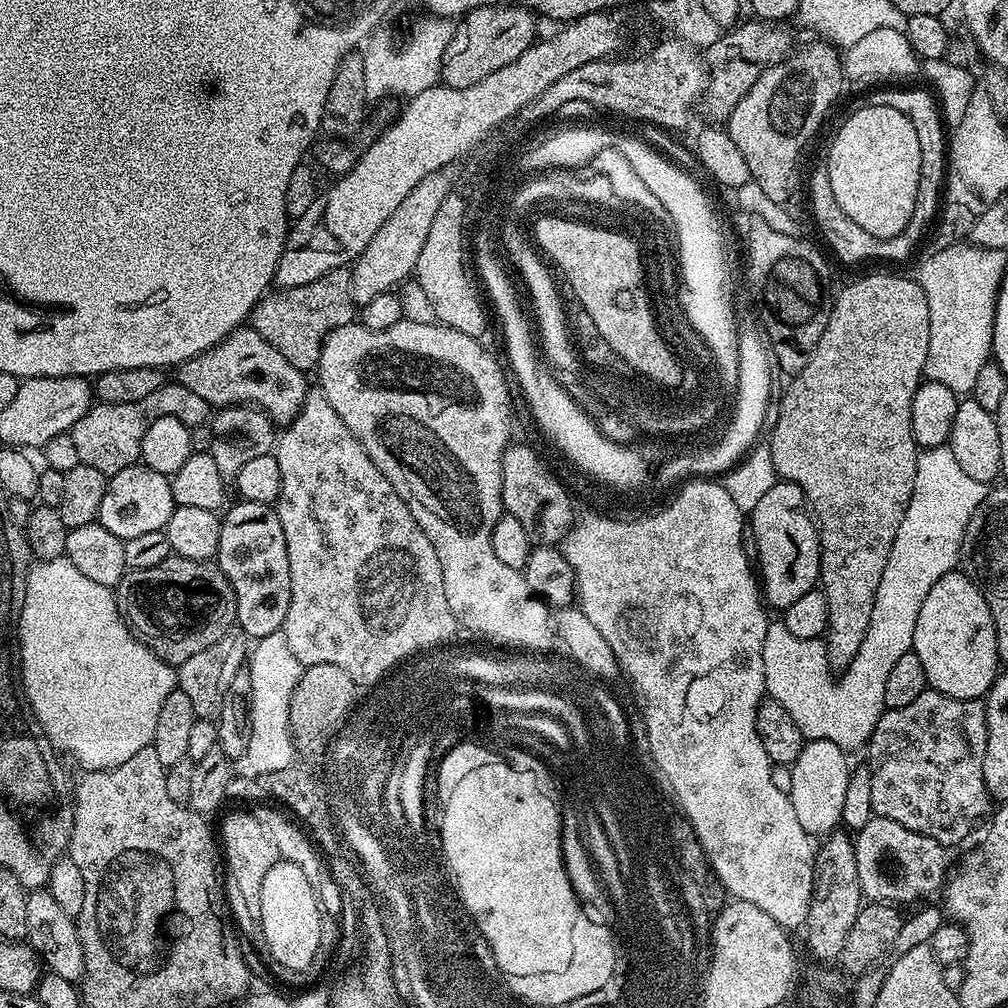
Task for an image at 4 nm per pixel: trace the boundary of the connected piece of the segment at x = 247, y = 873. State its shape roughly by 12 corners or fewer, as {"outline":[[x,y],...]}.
{"outline":[[251,811],[218,828],[232,923],[262,958],[262,878],[278,853]]}

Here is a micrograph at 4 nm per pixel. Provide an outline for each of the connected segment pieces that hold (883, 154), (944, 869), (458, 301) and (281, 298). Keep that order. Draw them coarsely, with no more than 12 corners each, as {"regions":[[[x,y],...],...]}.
{"regions":[[[894,106],[849,113],[826,157],[868,236],[897,236],[920,189],[918,134]],[[873,815],[854,836],[863,899],[927,901],[945,845]],[[463,207],[438,210],[414,280],[439,323],[480,338],[490,312],[472,292]],[[352,274],[269,291],[250,327],[299,372],[357,319]]]}

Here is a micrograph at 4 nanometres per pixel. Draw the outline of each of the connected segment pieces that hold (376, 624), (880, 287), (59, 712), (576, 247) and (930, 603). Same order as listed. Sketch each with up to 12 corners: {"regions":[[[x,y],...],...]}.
{"regions":[[[319,386],[274,445],[294,658],[458,632],[442,562]],[[860,276],[775,409],[820,529],[828,664],[866,638],[914,494],[930,343]],[[65,555],[30,568],[24,693],[105,772],[149,747],[178,672]],[[544,220],[604,336],[646,379],[674,382],[638,254],[603,227]],[[963,571],[918,610],[912,651],[929,689],[987,697],[994,618]]]}

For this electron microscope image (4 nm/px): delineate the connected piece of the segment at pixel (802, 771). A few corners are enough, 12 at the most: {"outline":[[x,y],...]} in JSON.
{"outline":[[805,743],[791,767],[794,814],[811,836],[837,829],[851,776],[843,748]]}

